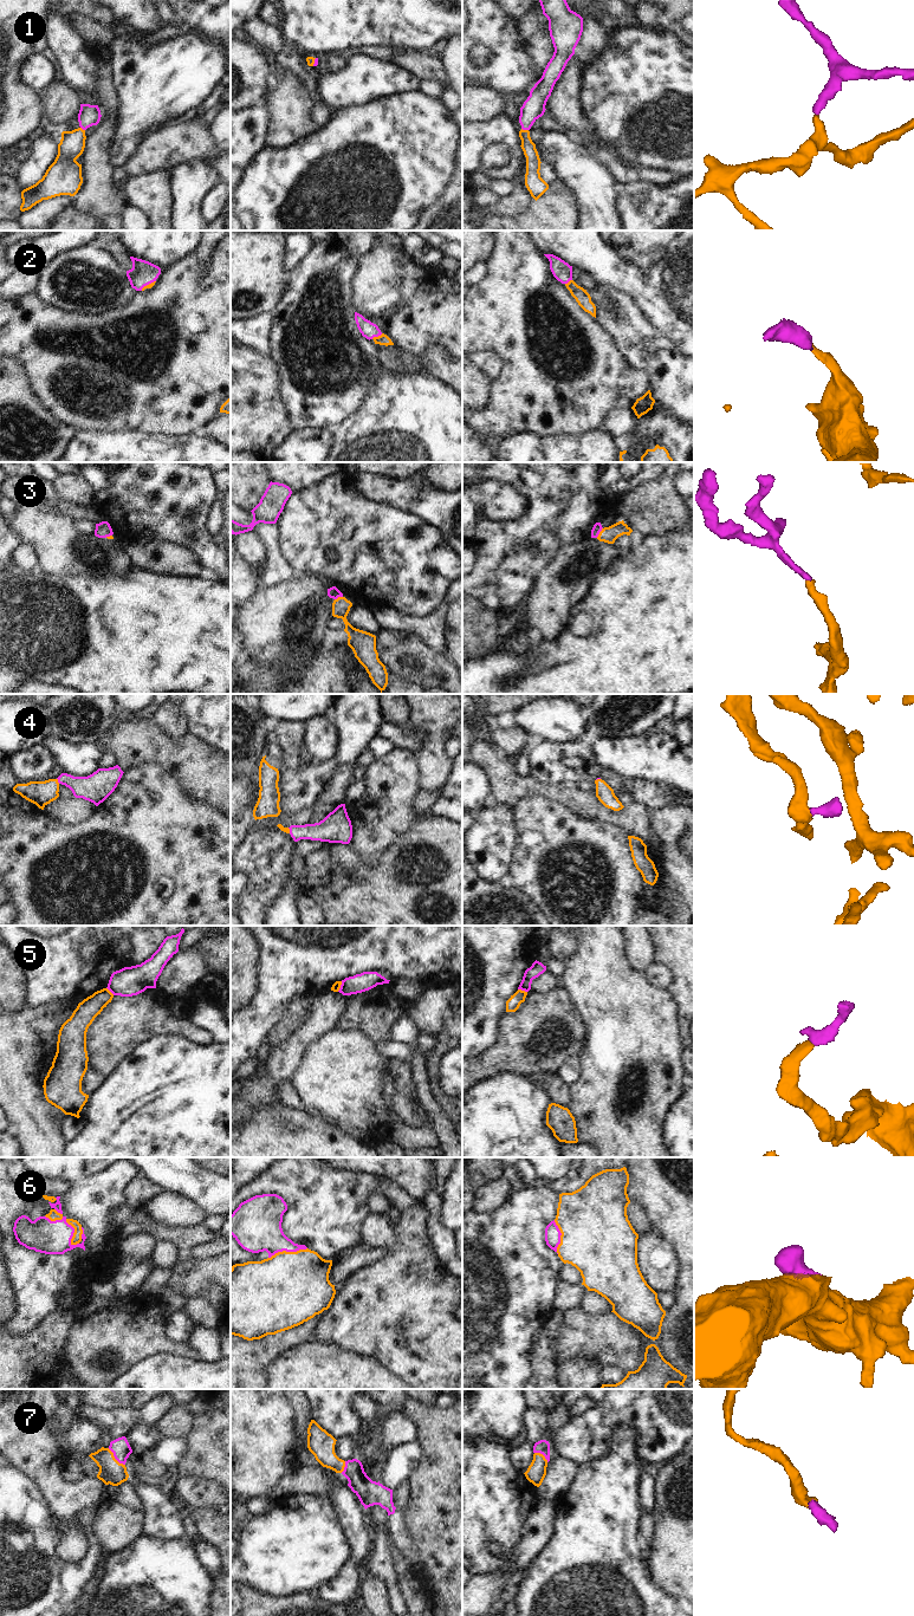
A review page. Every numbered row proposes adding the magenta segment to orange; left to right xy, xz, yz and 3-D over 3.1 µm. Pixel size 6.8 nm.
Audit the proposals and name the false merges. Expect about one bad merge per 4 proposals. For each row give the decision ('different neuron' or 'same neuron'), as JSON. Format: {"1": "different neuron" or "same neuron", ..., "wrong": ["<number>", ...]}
{"1": "same neuron", "2": "same neuron", "3": "same neuron", "4": "same neuron", "5": "different neuron", "6": "same neuron", "7": "same neuron", "wrong": ["5"]}

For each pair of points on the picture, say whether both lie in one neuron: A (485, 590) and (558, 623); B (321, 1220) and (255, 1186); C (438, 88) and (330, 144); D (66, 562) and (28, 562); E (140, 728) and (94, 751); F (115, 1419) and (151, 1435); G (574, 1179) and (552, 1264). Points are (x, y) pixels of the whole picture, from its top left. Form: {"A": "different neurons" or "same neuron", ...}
{"A": "different neurons", "B": "same neuron", "C": "different neurons", "D": "different neurons", "E": "different neurons", "F": "different neurons", "G": "different neurons"}

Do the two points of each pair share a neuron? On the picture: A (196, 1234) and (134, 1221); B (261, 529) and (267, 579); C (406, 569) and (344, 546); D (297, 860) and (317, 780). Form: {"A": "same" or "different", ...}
{"A": "same", "B": "same", "C": "same", "D": "different"}

